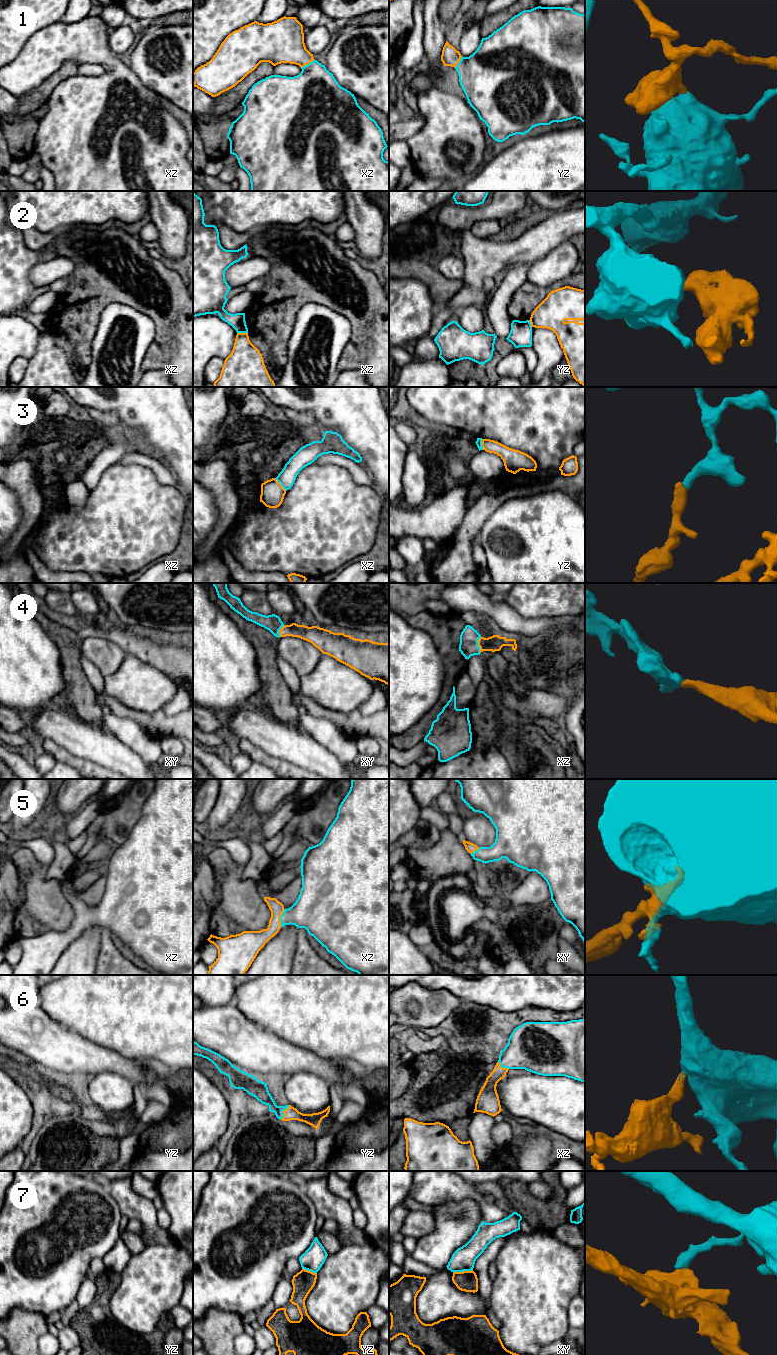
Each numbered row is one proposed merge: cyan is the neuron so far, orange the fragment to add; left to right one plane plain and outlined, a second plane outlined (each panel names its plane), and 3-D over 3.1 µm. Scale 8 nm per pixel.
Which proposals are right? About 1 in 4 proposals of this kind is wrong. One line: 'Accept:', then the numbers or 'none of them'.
Accept: 1, 4, 5, 6

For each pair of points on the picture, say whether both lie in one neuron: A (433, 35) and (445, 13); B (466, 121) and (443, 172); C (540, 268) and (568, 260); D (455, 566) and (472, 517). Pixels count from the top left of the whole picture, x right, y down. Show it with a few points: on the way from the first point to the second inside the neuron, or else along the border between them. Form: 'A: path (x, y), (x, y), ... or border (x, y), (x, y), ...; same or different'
A: border (438, 10), (438, 16), (444, 23); different
B: path (453, 134), (446, 159); same
C: path (547, 268), (552, 268), (561, 262); same
D: path (461, 554), (462, 540), (468, 529); same

